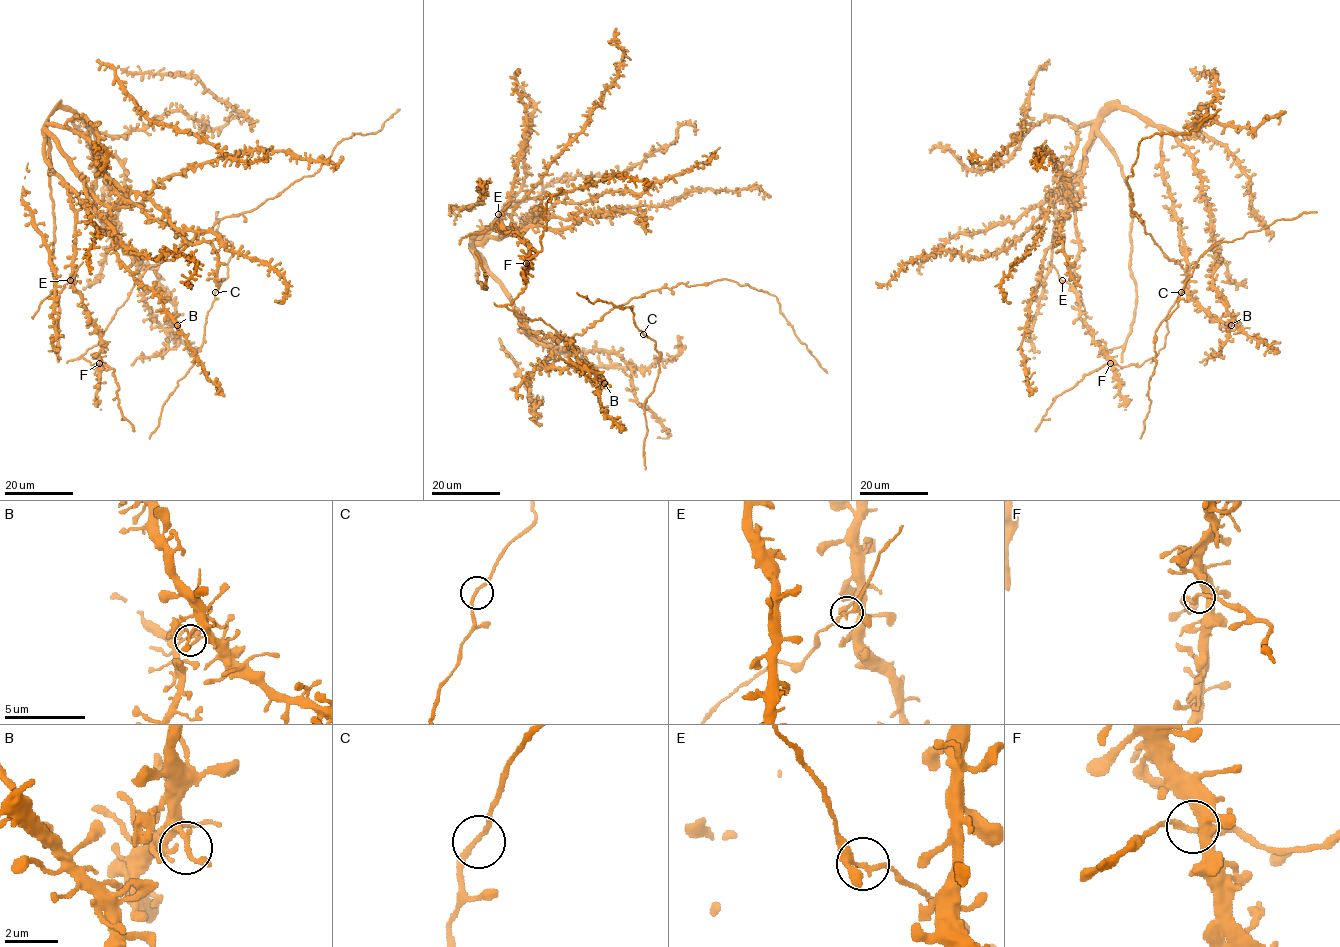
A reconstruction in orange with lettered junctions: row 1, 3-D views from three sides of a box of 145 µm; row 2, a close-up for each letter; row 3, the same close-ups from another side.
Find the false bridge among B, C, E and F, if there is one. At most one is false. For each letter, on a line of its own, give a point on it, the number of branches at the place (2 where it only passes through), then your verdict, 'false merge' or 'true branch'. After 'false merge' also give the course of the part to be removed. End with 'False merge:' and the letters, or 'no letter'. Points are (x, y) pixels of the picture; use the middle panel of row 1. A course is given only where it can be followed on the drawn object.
B: place (604, 383); branches 2; true branch
C: place (643, 334); branches 2; true branch
E: place (498, 214); branches 3; true branch
F: place (526, 263); branches 3; true branch
False merge: no letter

